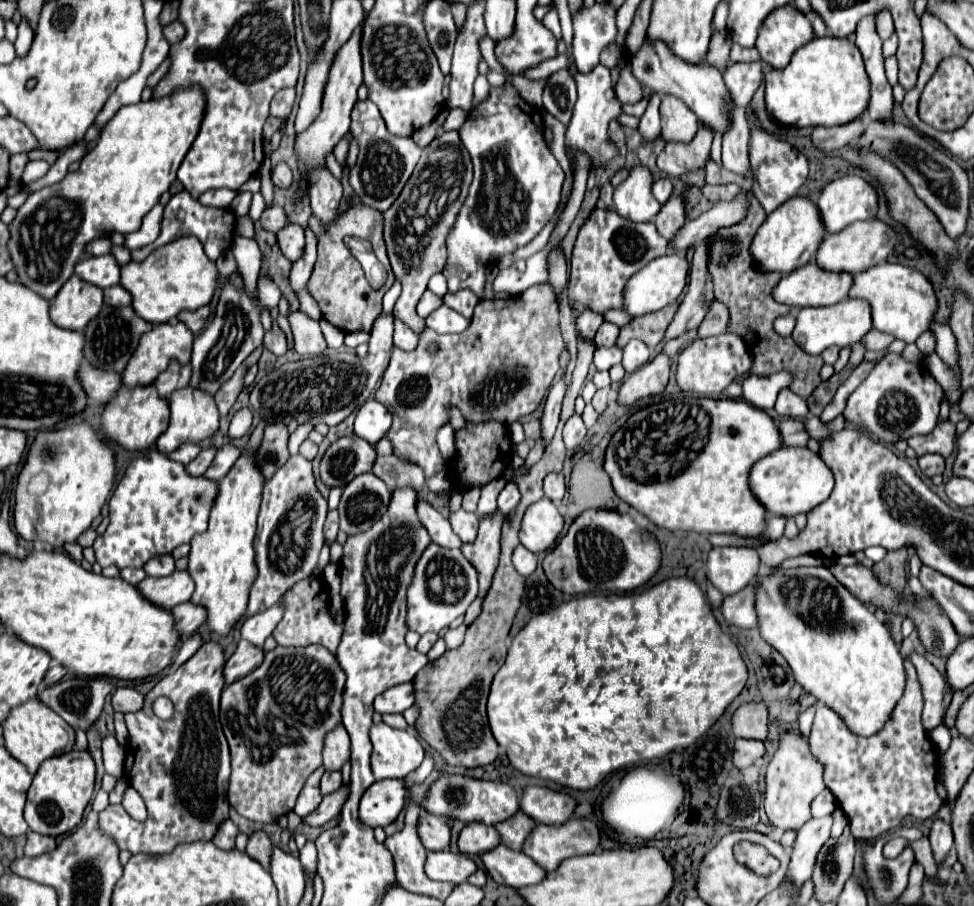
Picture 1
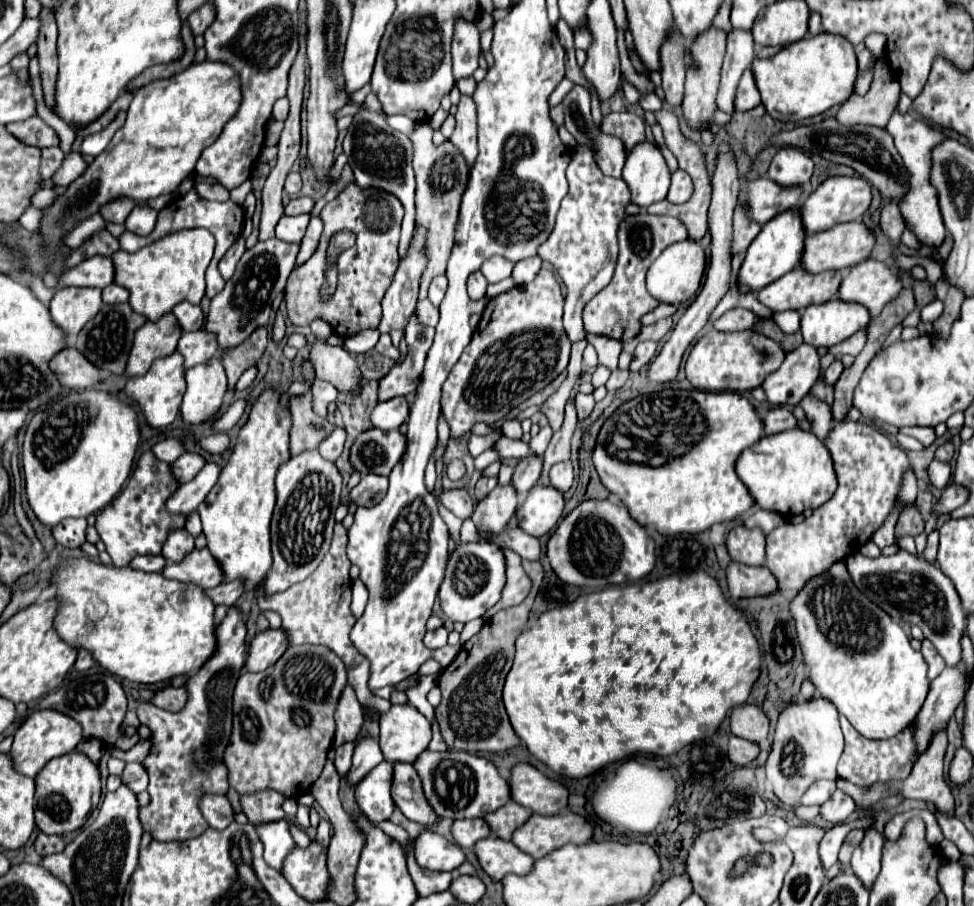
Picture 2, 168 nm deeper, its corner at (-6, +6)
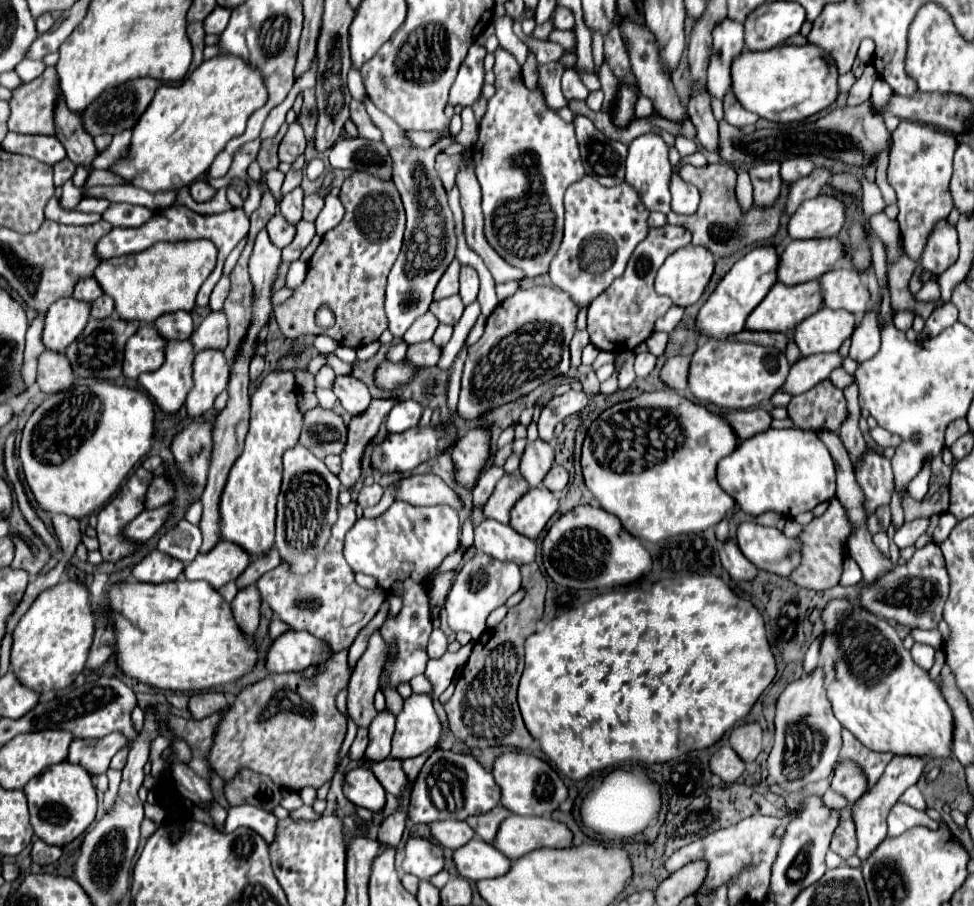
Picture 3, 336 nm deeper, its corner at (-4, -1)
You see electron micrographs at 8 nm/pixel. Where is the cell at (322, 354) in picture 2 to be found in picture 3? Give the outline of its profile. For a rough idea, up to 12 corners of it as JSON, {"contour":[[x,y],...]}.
{"contour":[[338,376],[334,394],[352,416],[372,402],[366,384]]}

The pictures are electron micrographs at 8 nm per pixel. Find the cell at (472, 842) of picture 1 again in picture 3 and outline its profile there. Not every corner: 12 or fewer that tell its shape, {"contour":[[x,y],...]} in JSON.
{"contour":[[442,820],[430,824],[432,838],[450,850],[476,834],[466,822]]}

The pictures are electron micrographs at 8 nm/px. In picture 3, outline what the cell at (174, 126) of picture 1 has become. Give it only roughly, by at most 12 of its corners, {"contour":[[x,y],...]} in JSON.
{"contour":[[228,54],[160,86],[112,172],[188,186],[266,100]]}

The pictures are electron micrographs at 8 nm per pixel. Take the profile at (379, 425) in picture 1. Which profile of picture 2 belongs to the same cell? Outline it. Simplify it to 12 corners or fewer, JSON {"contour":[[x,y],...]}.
{"contour":[[406,397],[380,401],[370,421],[382,431],[398,429],[410,413]]}

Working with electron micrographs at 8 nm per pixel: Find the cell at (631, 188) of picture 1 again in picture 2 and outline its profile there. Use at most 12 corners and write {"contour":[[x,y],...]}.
{"contour":[[644,141],[628,155],[622,179],[632,203],[666,199],[670,169]]}

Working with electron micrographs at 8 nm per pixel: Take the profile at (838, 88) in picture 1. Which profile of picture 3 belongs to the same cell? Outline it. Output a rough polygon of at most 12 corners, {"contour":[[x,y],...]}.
{"contour":[[814,44],[744,50],[730,90],[772,122],[804,120],[838,96]]}

